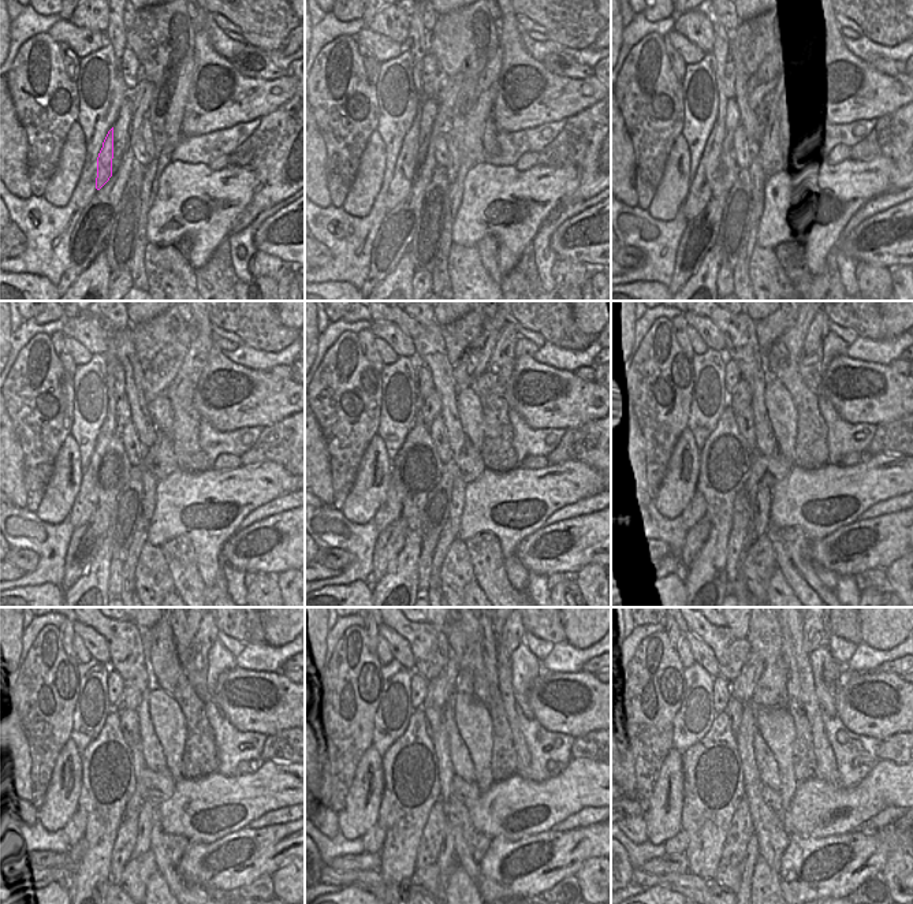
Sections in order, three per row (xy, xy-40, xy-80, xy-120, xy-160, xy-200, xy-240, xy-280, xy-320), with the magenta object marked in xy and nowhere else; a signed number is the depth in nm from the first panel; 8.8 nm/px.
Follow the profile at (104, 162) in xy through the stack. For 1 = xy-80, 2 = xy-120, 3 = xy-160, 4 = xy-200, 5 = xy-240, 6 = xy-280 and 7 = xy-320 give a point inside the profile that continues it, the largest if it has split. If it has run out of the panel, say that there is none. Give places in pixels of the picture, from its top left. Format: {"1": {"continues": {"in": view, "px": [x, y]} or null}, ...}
{"1": {"continues": {"in": "xy-80", "px": [699, 194]}}, "2": {"continues": {"in": "xy-120", "px": [86, 501]}}, "3": {"continues": {"in": "xy-160", "px": [390, 510]}}, "4": {"continues": {"in": "xy-200", "px": [695, 510]}}, "5": {"continues": {"in": "xy-240", "px": [75, 828]}}, "6": {"continues": {"in": "xy-280", "px": [373, 840]}}, "7": {"continues": {"in": "xy-320", "px": [678, 844]}}}

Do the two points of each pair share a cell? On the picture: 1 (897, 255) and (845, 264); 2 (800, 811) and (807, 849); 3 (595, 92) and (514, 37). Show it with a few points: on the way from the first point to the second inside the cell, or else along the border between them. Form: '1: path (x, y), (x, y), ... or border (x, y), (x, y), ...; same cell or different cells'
1: border (838, 250), (859, 261); different cells
2: border (789, 833), (811, 837), (837, 834); different cells
3: path (571, 92), (562, 92), (537, 67), (526, 60); same cell

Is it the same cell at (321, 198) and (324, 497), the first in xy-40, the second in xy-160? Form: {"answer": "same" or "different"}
{"answer": "same"}

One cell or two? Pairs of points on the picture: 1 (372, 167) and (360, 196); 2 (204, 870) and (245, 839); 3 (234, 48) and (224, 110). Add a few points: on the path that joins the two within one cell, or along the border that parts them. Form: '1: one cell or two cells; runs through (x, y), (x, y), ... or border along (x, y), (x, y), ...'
1: one cell; runs through (371, 174), (365, 189)
2: one cell; runs through (213, 865), (219, 865), (235, 848)
3: two cells; border along (208, 36), (212, 47), (230, 60)

